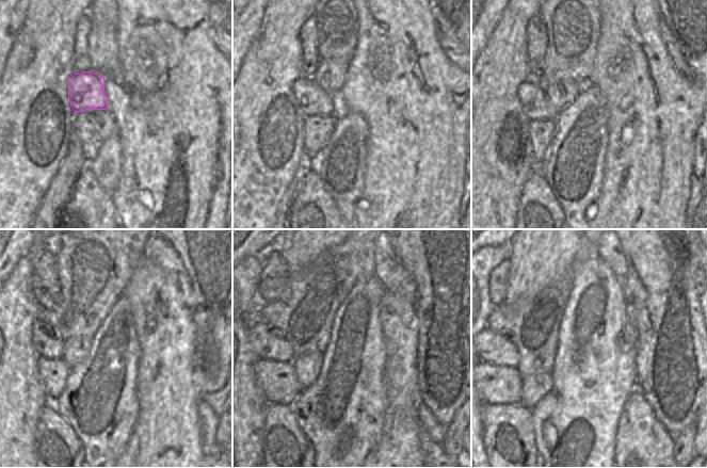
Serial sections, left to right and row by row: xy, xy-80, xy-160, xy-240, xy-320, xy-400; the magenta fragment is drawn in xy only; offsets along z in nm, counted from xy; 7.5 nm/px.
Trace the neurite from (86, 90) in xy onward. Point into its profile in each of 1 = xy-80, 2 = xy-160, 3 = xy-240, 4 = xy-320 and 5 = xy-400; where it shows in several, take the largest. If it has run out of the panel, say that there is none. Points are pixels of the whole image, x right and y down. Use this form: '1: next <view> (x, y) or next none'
1: next xy-80 (312, 101)
2: next xy-160 (535, 105)
3: next xy-240 (47, 344)
4: next xy-320 (269, 343)
5: next xy-400 (495, 349)

